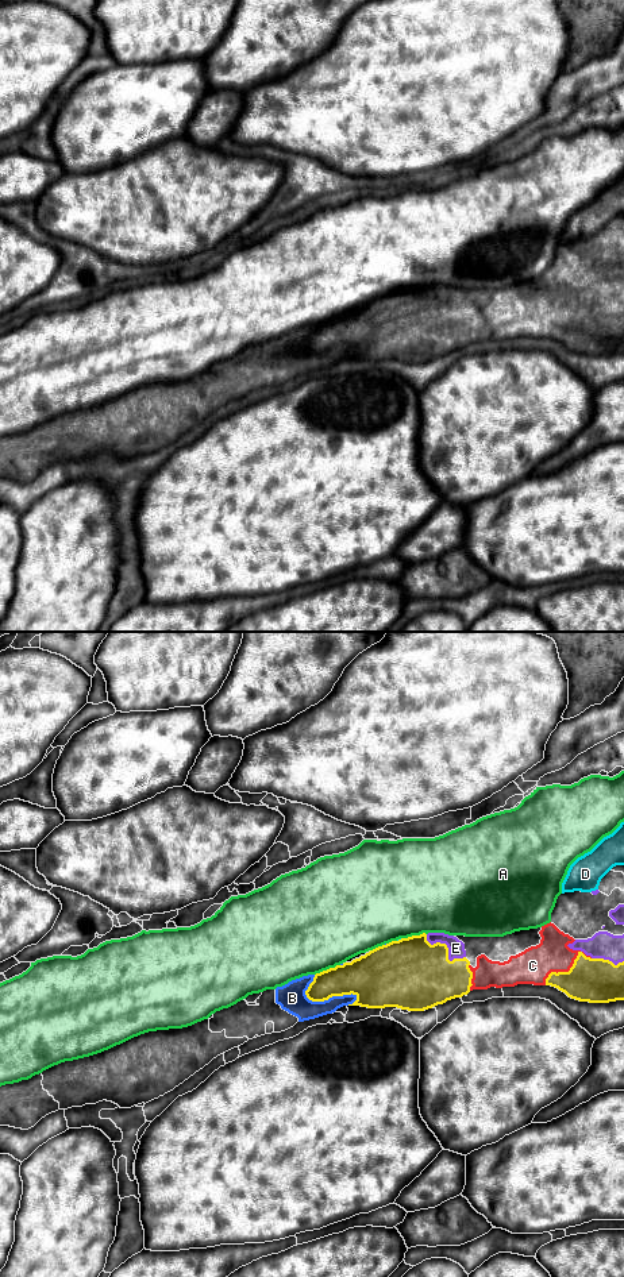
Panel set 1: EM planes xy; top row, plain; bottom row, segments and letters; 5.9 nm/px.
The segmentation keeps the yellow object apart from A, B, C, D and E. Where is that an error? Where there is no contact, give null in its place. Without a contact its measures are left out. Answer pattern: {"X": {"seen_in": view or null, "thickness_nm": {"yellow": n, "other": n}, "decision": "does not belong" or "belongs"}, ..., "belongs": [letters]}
{"A": {"seen_in": "xy", "thickness_nm": {"yellow": 420, "other": 500}, "decision": "does not belong"}, "B": {"seen_in": "xy", "thickness_nm": {"yellow": 240, "other": 170}, "decision": "does not belong"}, "C": {"seen_in": "xy", "thickness_nm": {"yellow": 280, "other": 200}, "decision": "belongs"}, "D": {"seen_in": "xy", "thickness_nm": {"yellow": 420, "other": 20}, "decision": "does not belong"}, "E": {"seen_in": "xy", "thickness_nm": {"yellow": 420, "other": 100}, "decision": "belongs"}, "belongs": ["C", "E"]}

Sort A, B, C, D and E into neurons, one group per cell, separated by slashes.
A / B D / C E

